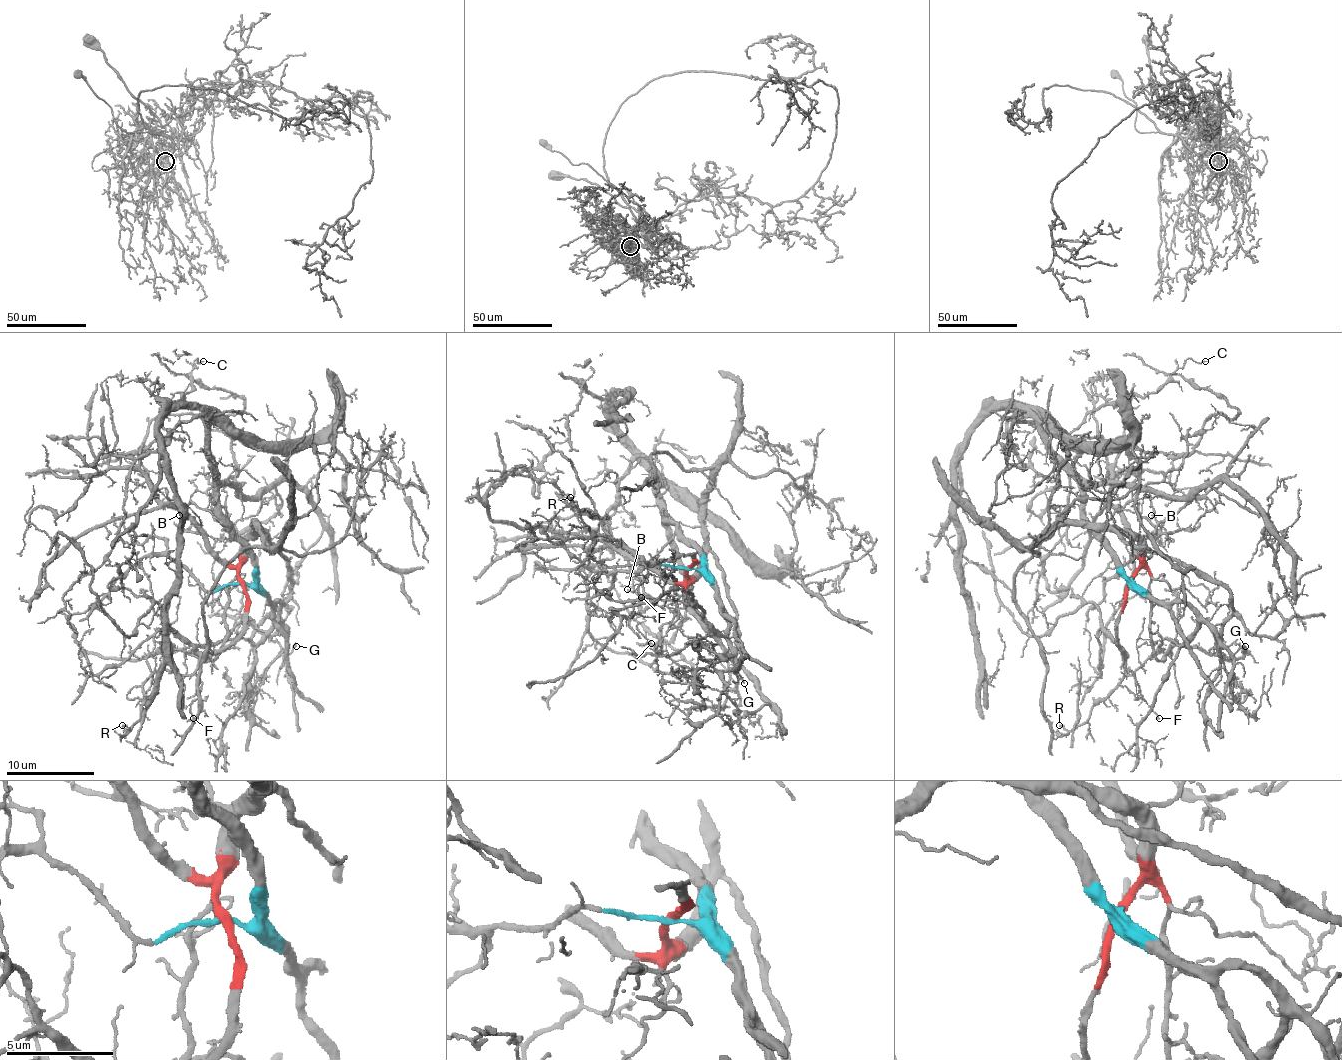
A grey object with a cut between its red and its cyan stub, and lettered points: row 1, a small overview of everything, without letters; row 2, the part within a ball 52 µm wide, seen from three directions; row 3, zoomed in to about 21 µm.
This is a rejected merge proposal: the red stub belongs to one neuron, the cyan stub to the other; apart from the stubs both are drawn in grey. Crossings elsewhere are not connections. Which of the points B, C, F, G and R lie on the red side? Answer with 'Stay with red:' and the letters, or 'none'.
Stay with red: F, R

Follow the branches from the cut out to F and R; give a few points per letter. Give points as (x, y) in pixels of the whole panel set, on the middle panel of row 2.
F: (688, 567), (695, 562), (693, 556), (646, 562), (644, 567), (649, 573), (638, 587), (642, 598)
R: (688, 567), (695, 562), (693, 556), (640, 565), (607, 567), (598, 562), (591, 556), (594, 536), (569, 496)

